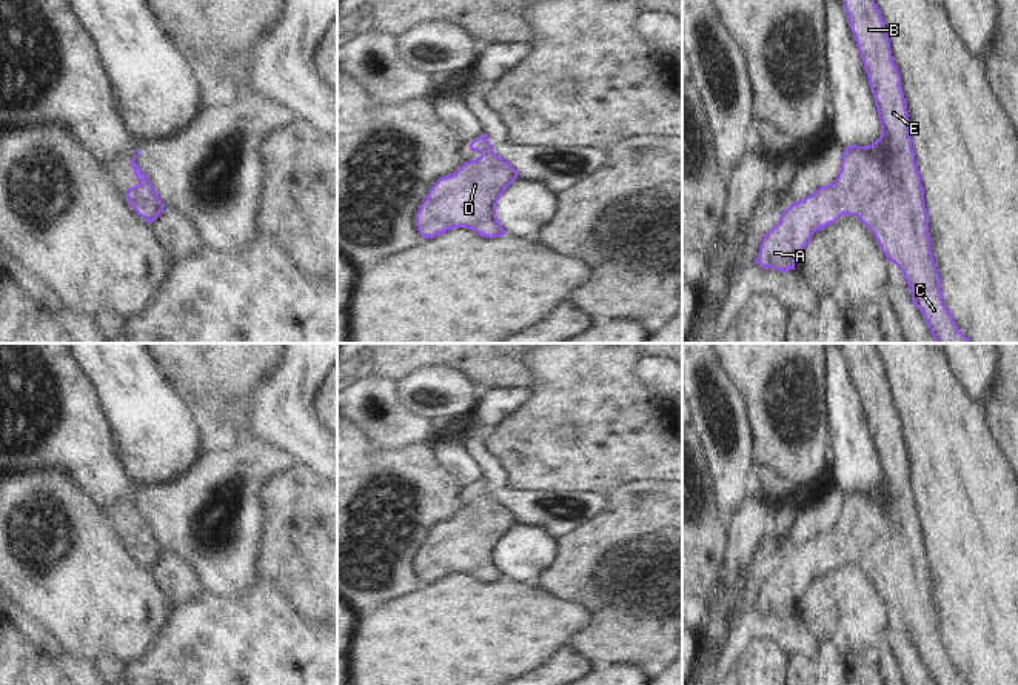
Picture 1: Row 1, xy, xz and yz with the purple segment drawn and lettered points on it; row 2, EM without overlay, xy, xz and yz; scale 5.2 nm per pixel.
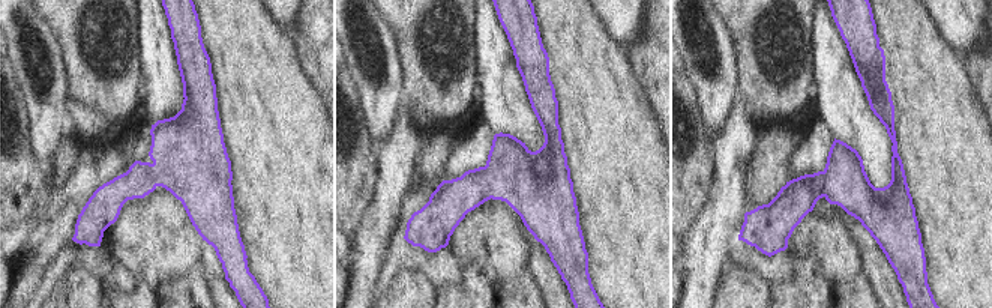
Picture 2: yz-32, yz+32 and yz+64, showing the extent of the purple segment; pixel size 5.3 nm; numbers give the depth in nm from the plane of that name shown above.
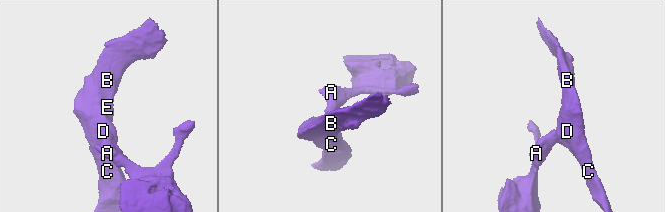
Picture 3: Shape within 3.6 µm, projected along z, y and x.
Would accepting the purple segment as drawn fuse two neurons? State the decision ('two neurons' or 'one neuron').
one neuron

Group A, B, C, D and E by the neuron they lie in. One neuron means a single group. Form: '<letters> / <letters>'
A B C D E

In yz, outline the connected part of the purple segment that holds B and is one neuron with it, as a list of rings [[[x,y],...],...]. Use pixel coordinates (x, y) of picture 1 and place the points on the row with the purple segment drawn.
[[[875,0],[842,2],[875,99],[881,135],[869,146],[844,148],[836,182],[790,205],[779,222],[761,236],[755,263],[762,269],[773,268],[781,272],[795,269],[796,254],[802,252],[816,231],[835,223],[844,214],[856,216],[873,232],[887,260],[902,271],[912,302],[923,312],[935,342],[970,343],[943,302],[939,274],[930,251],[924,188],[915,163],[901,75],[892,57],[886,23]]]

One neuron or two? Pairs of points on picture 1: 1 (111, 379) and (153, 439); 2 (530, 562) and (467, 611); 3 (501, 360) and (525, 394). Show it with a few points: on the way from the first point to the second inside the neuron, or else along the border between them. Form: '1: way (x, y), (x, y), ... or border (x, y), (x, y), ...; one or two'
1: way (127, 394), (153, 424); one
2: border (505, 578), (515, 582), (535, 582); two
3: border (533, 387), (496, 387), (487, 391); two

